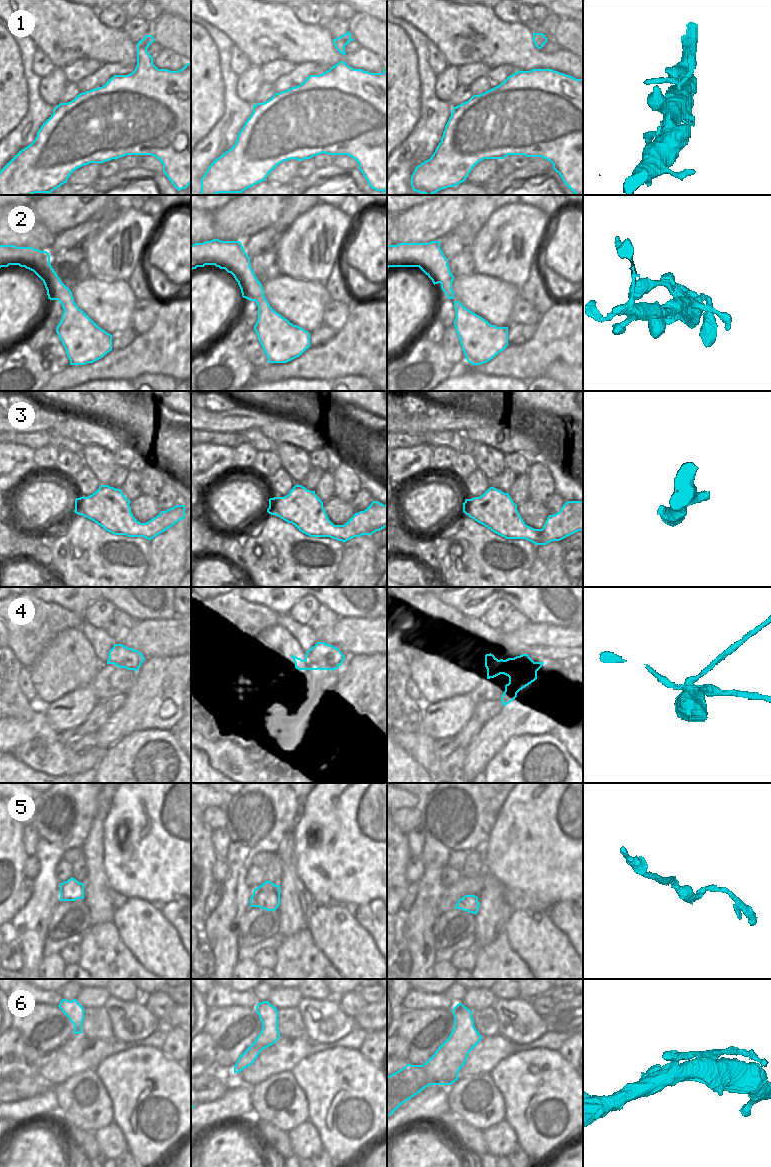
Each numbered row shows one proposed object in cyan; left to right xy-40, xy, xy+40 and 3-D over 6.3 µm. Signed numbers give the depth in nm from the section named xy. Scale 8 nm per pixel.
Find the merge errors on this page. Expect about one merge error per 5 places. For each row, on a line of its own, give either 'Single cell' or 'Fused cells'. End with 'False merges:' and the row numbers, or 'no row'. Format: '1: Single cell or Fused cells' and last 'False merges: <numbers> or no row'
1: Single cell
2: Single cell
3: Single cell
4: Fused cells
5: Single cell
6: Fused cells
False merges: 4, 6

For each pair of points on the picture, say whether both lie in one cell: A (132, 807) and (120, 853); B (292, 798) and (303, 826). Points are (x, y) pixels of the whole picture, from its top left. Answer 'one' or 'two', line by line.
A: one
B: two

